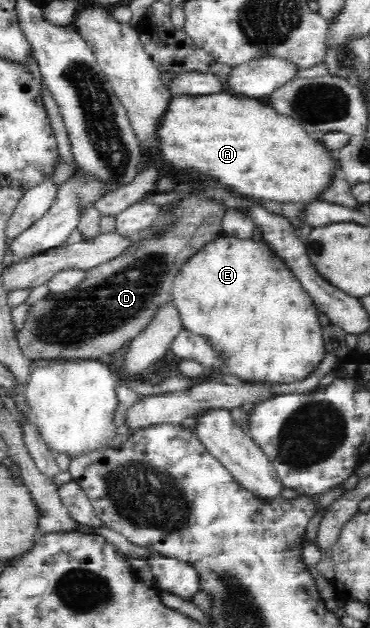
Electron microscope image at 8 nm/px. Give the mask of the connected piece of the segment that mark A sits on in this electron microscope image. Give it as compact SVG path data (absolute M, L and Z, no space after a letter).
M225 90L204 96L173 96L170 108L160 126L160 160L178 171L194 170L202 176L225 184L230 189L268 202L280 204L311 204L334 184L340 173L339 160L322 143L320 135L313 136L296 119L278 113L263 100L238 97Z

